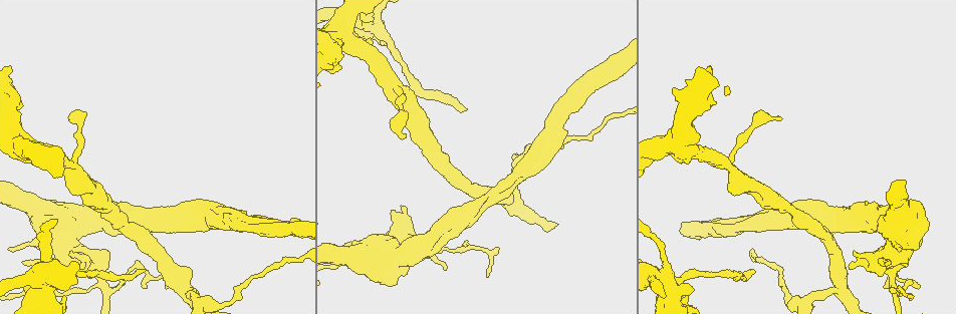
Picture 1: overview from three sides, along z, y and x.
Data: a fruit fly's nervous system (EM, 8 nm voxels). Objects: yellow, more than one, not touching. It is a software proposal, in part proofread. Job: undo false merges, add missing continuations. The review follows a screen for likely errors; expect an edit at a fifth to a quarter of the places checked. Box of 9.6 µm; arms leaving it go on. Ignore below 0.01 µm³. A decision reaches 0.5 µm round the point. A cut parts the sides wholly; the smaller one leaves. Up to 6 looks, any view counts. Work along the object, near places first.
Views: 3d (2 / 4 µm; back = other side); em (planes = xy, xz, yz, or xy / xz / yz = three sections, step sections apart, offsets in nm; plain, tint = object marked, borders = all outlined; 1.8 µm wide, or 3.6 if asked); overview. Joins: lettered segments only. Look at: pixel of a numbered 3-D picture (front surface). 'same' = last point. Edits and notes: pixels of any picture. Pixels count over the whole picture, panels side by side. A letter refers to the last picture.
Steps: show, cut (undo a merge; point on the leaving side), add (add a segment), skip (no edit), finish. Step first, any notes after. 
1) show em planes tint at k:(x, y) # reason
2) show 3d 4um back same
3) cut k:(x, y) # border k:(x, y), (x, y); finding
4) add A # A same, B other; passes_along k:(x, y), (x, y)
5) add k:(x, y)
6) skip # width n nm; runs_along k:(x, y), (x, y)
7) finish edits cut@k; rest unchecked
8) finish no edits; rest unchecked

show em planes borders at 1:(466, 110) # thin end

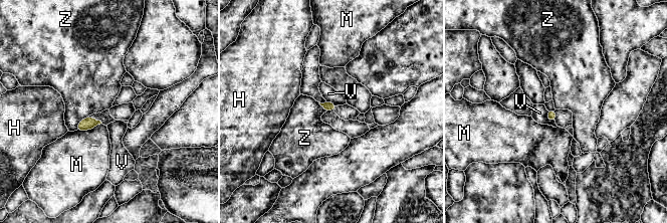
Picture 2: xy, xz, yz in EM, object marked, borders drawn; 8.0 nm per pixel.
skip # H other, M other, V other, Z other; border 2:(88, 116), (79, 123), (75, 130); none of them fits

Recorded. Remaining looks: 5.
show em yz step 4 tint at 1:(65, 163) # a fork

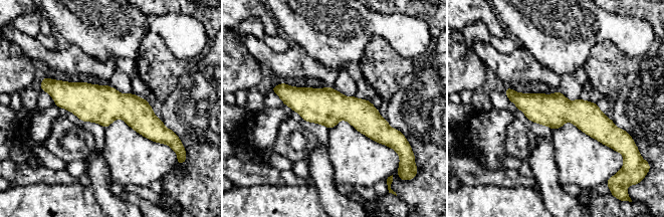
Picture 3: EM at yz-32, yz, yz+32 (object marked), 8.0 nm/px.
show em planes borders same

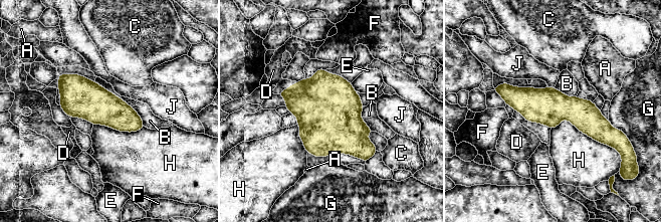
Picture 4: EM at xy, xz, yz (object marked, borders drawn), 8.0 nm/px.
skip # A other, B other, C other, D other, E other, F other, G other, H other, J other; runs_along 4:(500, 90), (573, 108), (613, 133); all the same neuron

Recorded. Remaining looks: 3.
show em 3.6um planes borders at 1:(665, 285) # calibre changes

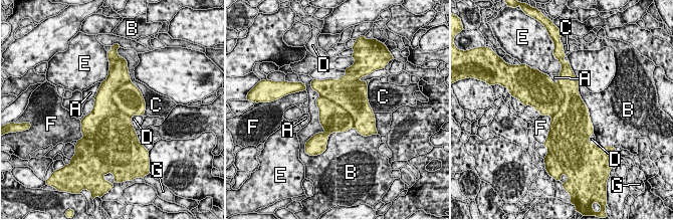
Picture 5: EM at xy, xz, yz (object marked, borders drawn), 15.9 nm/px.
cut 5:(127, 97) # longest_contact B 800 nm; A other, B other, C other, D other, E other, F other, G other; border 5:(130, 80), (113, 101), (131, 117); a second neuron is stuck on

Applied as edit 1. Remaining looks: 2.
finish edits cut@5; rest unchecked

